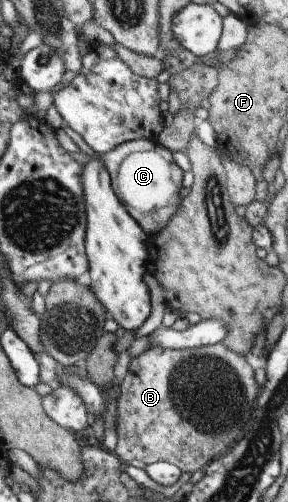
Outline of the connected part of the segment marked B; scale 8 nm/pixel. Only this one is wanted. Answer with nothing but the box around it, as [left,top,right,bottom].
[113,342,262,472]

